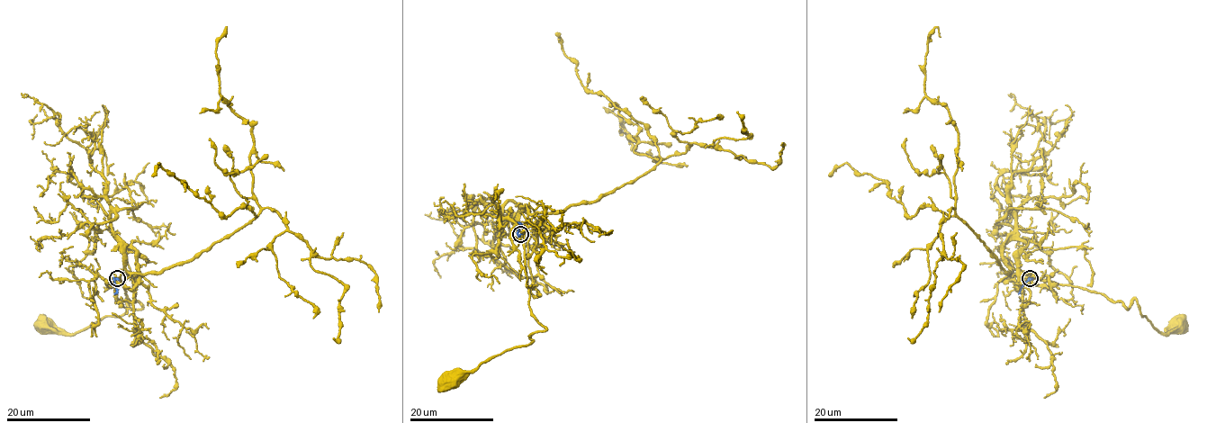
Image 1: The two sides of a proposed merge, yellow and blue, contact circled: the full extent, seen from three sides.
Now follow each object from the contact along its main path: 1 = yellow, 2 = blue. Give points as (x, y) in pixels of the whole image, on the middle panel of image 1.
1: (521, 233), (520, 226), (542, 223), (525, 229), (526, 206), (529, 307), (546, 328), (445, 381)
2: (521, 233), (517, 233), (517, 222)

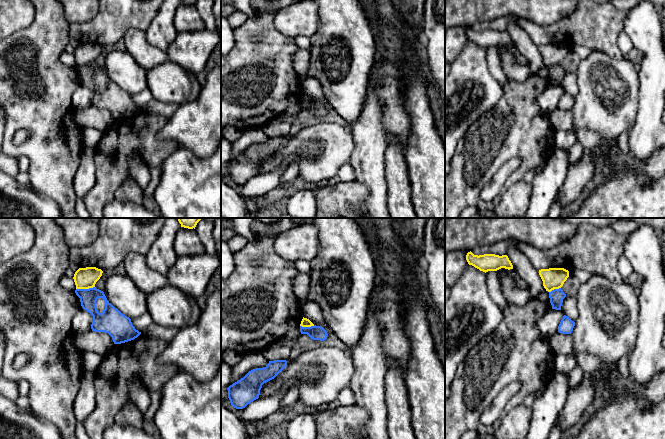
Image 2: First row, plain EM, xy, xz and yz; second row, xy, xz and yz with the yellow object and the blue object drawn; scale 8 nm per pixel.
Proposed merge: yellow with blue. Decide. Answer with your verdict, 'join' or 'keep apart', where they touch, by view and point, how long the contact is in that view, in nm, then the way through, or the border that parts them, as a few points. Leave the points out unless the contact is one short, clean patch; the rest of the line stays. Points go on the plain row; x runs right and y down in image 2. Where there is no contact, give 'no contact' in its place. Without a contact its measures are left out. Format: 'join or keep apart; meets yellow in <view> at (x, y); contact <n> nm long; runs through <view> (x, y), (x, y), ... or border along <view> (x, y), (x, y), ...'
keep apart; meets yellow in xy at (85, 64); contact 150 nm long; border along xy (94, 62), (76, 65)

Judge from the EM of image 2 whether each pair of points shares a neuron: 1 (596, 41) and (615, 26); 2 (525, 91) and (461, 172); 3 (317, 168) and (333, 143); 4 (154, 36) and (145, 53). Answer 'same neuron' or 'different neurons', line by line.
1: same neuron
2: same neuron
3: same neuron
4: different neurons

